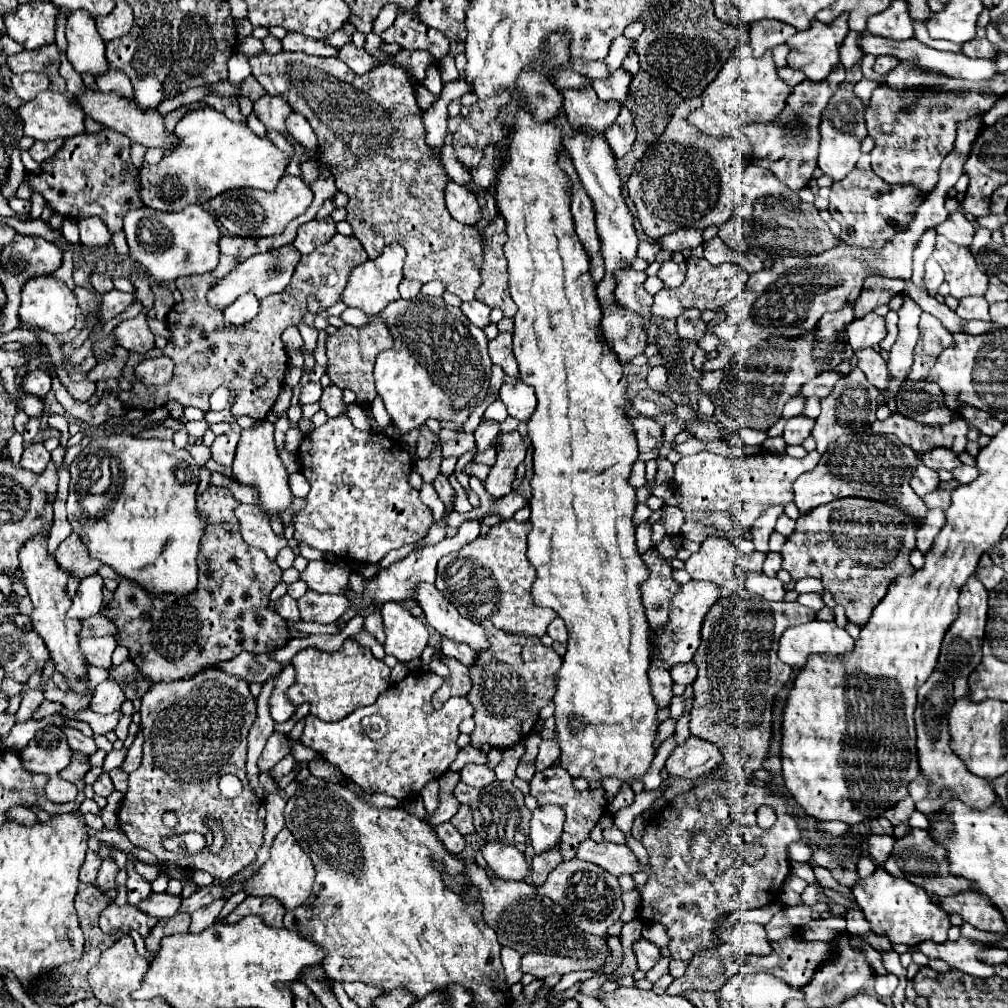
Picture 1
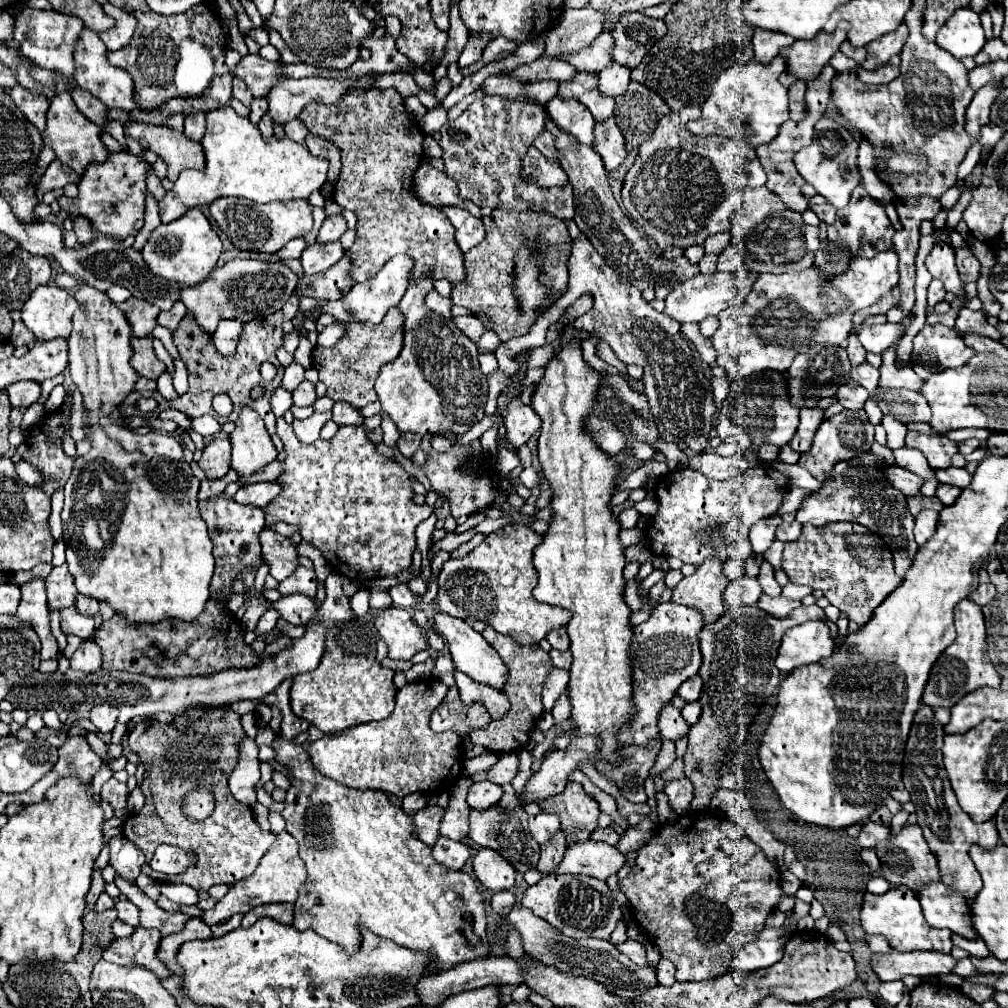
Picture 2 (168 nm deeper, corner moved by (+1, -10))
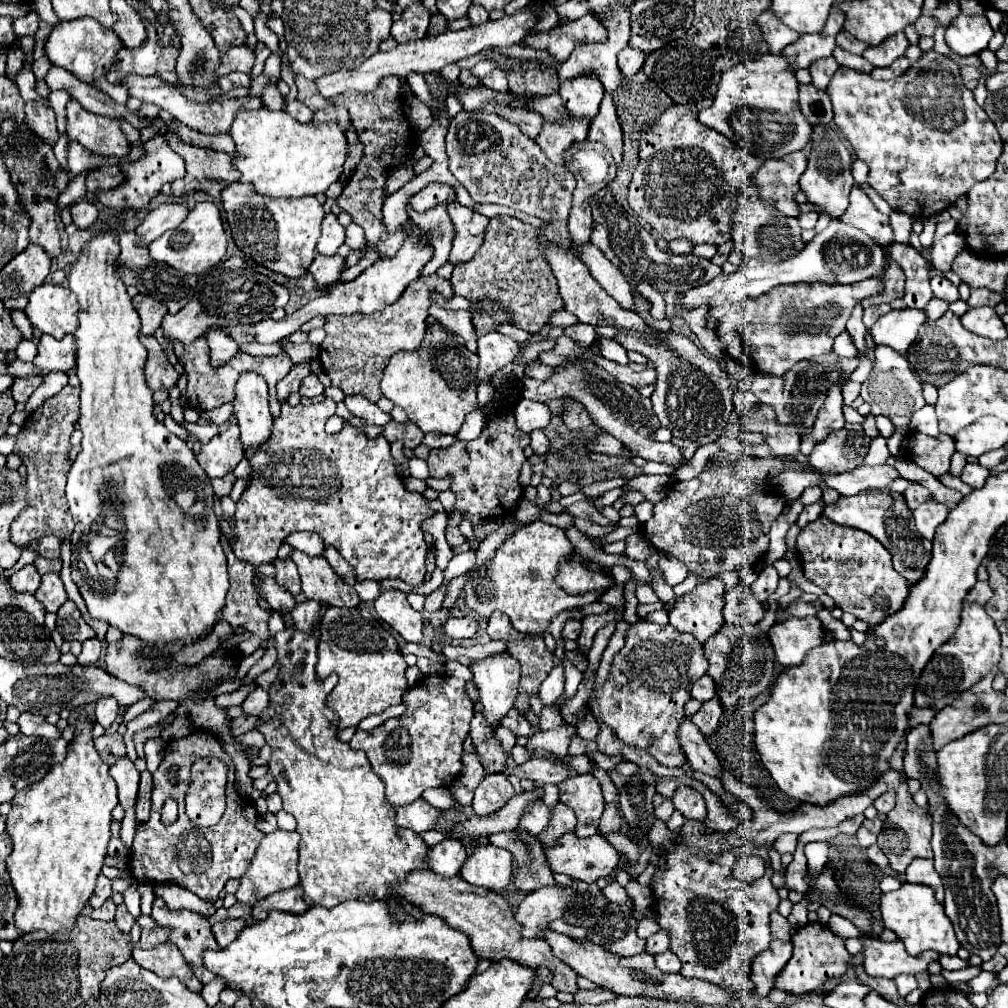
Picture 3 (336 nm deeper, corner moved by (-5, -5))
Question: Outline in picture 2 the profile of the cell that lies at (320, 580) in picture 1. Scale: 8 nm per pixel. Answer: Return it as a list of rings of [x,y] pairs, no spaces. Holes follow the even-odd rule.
[[[298,567],[288,579],[284,579],[278,587],[278,591],[282,595],[292,595],[292,593],[300,593],[300,595],[308,595],[308,597],[316,597],[318,591],[318,579],[314,569],[306,569],[306,567]]]

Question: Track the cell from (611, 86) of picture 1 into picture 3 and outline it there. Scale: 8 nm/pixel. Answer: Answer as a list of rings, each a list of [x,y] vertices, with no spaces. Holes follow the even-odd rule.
[[[626,46],[626,48],[620,50],[620,54],[618,54],[620,72],[622,72],[624,76],[632,76],[632,74],[636,74],[636,72],[642,68],[644,60],[646,60],[646,54],[644,54],[642,50],[634,50],[632,46]]]

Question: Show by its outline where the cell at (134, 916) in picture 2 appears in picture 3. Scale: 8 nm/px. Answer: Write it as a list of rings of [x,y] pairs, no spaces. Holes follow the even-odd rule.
[[[120,904],[118,908],[116,908],[116,918],[114,918],[114,922],[118,924],[118,930],[120,932],[130,932],[130,928],[134,926],[134,918],[128,914],[128,910],[126,910],[126,906],[124,904]]]

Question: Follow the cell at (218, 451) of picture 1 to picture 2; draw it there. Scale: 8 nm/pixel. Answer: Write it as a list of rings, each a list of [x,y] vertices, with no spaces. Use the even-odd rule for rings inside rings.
[[[214,439],[210,445],[206,445],[202,459],[198,465],[206,471],[206,477],[220,479],[230,471],[230,441],[228,439]]]

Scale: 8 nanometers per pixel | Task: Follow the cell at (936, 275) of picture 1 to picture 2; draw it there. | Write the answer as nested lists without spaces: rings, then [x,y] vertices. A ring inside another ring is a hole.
[[[932,279],[930,287],[928,287],[928,305],[930,305],[930,307],[934,307],[936,303],[944,301],[944,295],[946,295],[944,285],[942,285],[938,279]]]

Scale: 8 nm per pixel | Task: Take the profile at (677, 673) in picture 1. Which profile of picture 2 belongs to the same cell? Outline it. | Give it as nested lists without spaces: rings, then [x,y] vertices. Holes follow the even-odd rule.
[[[694,675],[692,679],[686,679],[682,685],[680,685],[680,691],[678,695],[684,699],[684,701],[696,701],[700,697],[700,689],[702,689],[702,679],[698,675]]]

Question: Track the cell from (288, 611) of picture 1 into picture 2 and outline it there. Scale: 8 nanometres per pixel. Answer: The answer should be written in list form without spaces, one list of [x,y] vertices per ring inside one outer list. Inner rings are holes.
[[[278,619],[278,623],[276,623],[276,627],[286,635],[286,637],[290,637],[290,639],[296,639],[296,637],[300,637],[300,635],[304,635],[304,627],[296,627],[296,625],[290,625],[290,623],[284,623],[284,619]]]

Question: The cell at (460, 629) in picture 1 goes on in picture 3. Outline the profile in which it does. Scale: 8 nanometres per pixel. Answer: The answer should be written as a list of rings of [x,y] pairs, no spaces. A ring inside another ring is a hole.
[[[498,656],[476,660],[472,666],[474,684],[484,704],[484,718],[490,728],[498,728],[508,710],[514,708],[518,696],[520,664],[514,656]]]

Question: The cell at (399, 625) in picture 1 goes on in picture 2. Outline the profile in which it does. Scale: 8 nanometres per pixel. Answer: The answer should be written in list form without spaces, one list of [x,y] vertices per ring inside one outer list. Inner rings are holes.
[[[388,607],[376,615],[376,629],[388,645],[388,657],[396,661],[412,659],[428,647],[420,627],[412,621],[406,609]]]

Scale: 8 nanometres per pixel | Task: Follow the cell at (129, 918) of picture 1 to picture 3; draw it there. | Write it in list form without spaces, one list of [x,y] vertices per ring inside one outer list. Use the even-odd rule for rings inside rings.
[[[164,942],[162,946],[158,946],[154,950],[142,950],[142,948],[134,946],[132,958],[140,966],[144,966],[146,970],[152,970],[154,974],[158,974],[162,978],[176,976],[188,990],[202,992],[202,982],[198,982],[198,978],[194,978],[194,972],[190,970],[188,962],[182,958],[182,952],[170,942]]]

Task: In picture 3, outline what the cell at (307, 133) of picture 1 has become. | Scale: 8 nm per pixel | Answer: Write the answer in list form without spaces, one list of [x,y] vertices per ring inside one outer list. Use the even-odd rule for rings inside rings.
[[[290,100],[290,102],[286,104],[286,112],[288,112],[290,116],[298,118],[298,120],[304,122],[304,124],[312,122],[312,114],[314,114],[314,112],[312,112],[304,102],[300,102],[300,100]]]

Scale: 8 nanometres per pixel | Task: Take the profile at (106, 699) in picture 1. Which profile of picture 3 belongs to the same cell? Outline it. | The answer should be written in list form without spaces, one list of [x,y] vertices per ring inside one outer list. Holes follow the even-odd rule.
[[[100,698],[96,702],[96,722],[102,728],[110,728],[118,714],[118,702],[114,698]]]

